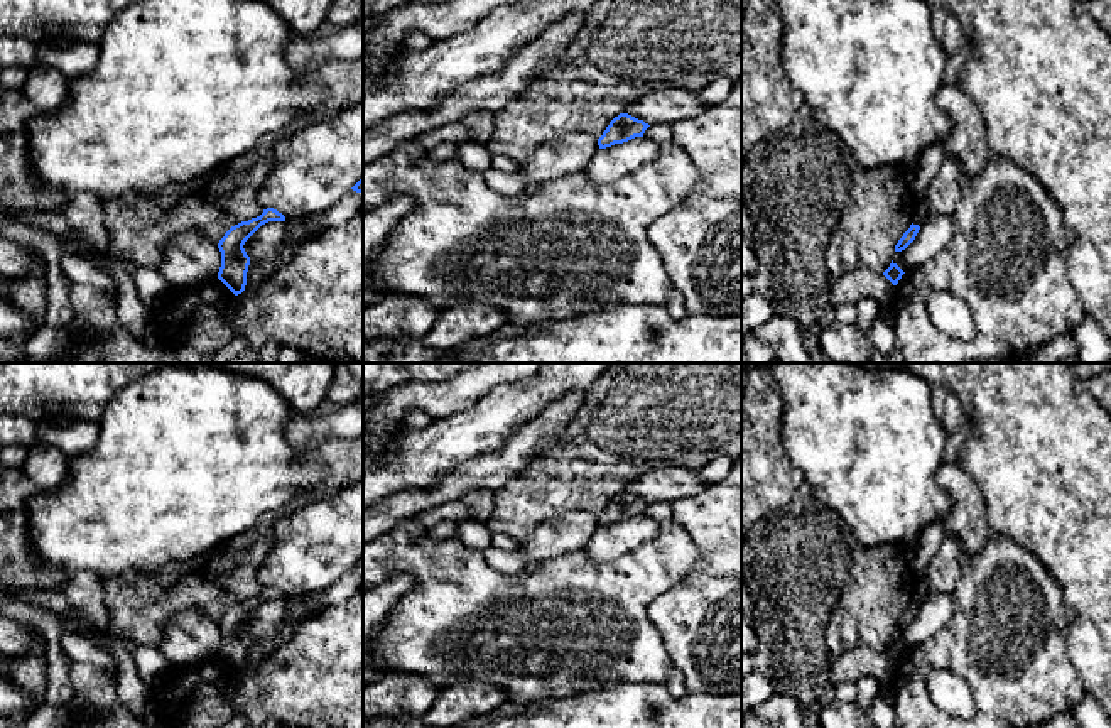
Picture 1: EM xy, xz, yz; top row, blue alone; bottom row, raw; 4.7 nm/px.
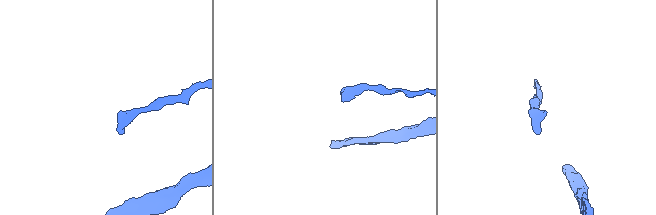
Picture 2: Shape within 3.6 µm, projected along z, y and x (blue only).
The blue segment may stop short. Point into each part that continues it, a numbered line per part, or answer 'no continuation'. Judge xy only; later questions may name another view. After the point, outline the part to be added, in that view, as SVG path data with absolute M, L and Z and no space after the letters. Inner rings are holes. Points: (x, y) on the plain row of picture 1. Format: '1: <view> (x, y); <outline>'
no continuation

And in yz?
no continuation

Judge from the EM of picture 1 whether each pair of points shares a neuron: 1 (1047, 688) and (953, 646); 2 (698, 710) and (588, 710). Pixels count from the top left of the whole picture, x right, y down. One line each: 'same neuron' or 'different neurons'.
1: same neuron
2: same neuron

